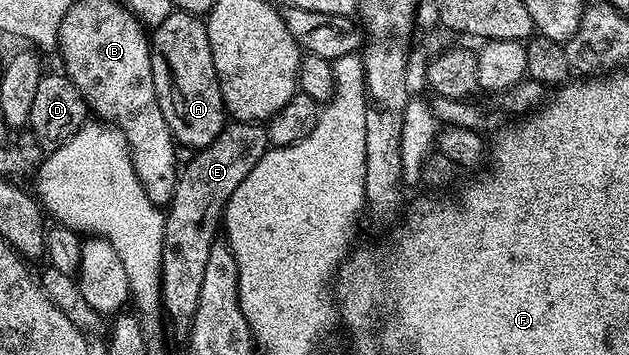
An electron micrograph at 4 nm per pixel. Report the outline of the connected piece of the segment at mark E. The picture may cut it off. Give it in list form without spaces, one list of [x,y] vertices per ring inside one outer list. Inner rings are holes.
[[[229,121],[211,145],[200,148],[194,154],[197,156],[186,167],[184,164],[180,168],[173,200],[165,211],[161,306],[168,322],[170,319],[174,323],[174,333],[181,337],[188,336],[189,324],[195,317],[199,288],[203,285],[203,269],[207,269],[211,245],[218,242],[227,201],[270,147],[268,130],[260,122]]]

